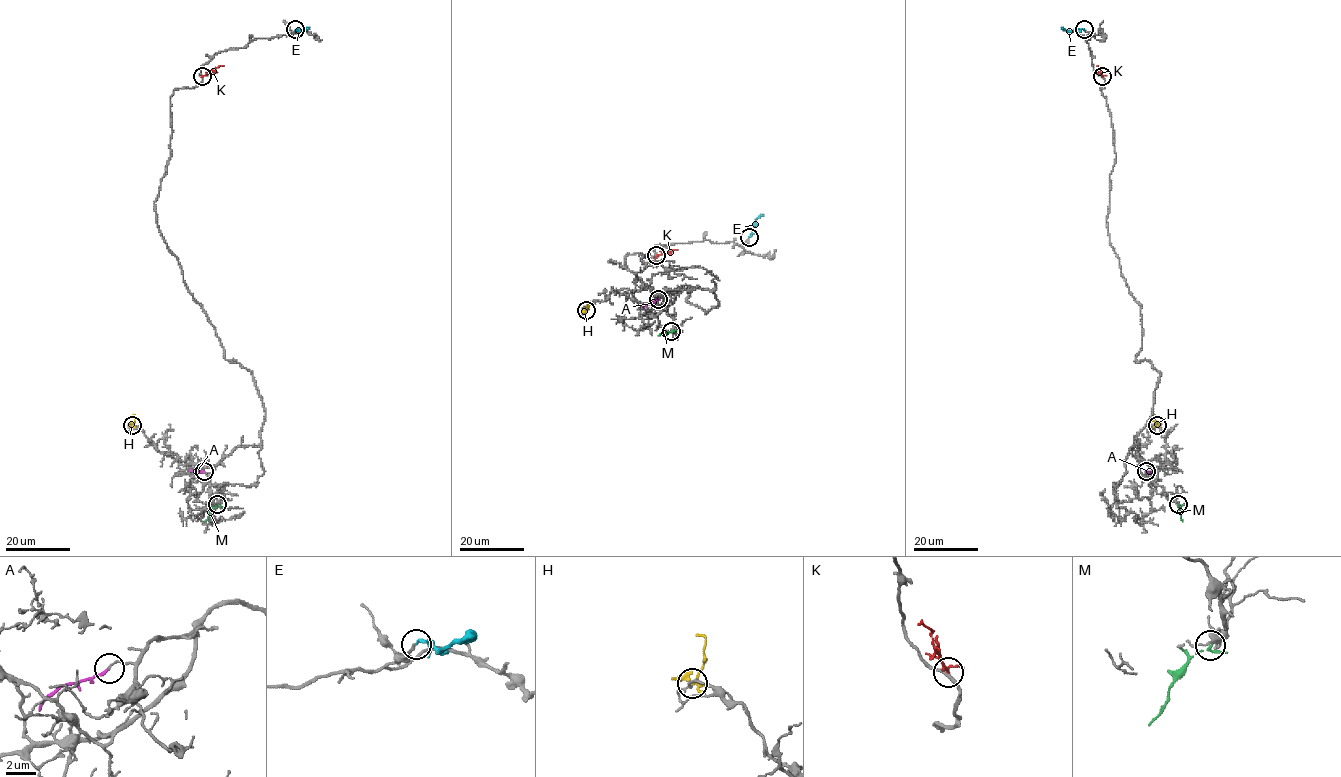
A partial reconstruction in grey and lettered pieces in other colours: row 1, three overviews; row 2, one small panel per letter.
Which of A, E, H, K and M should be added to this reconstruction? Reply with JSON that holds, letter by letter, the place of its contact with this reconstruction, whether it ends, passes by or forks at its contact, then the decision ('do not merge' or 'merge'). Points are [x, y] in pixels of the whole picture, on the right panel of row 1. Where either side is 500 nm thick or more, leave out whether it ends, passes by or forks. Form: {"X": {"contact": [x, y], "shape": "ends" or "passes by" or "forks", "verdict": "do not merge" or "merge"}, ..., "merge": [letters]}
{"A": {"contact": [1146, 471], "shape": "ends", "verdict": "do not merge"}, "E": {"contact": [1084, 29], "shape": "ends", "verdict": "merge"}, "H": {"contact": [1157, 425], "shape": "forks", "verdict": "do not merge"}, "K": {"contact": [1102, 76], "shape": "passes by", "verdict": "do not merge"}, "M": {"contact": [1178, 504], "shape": "passes by", "verdict": "do not merge"}, "merge": ["E"]}

